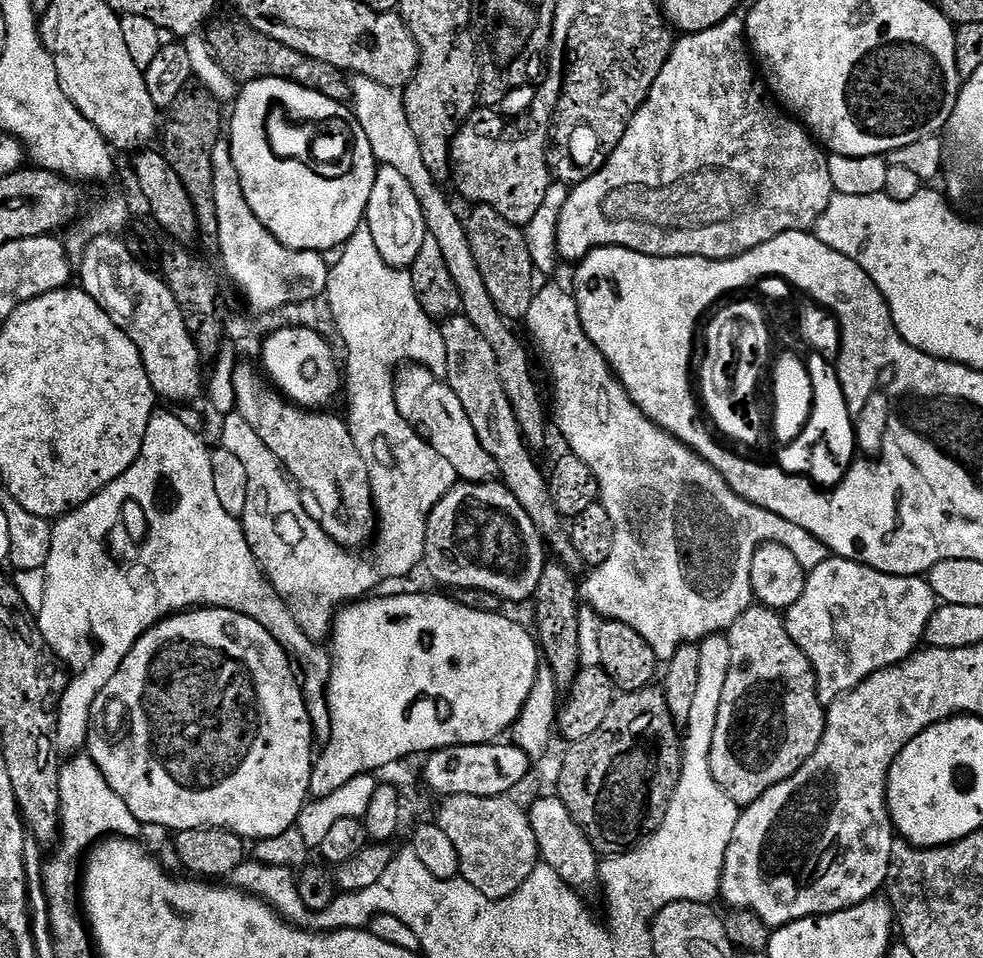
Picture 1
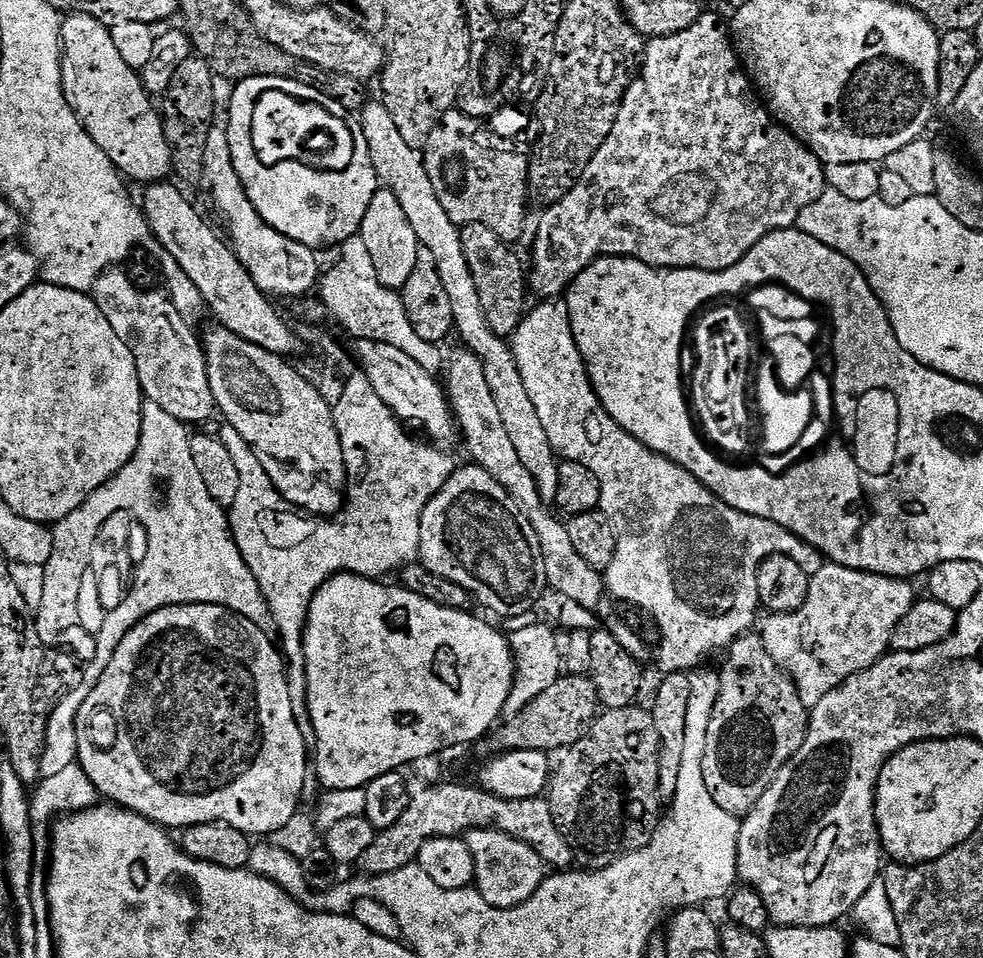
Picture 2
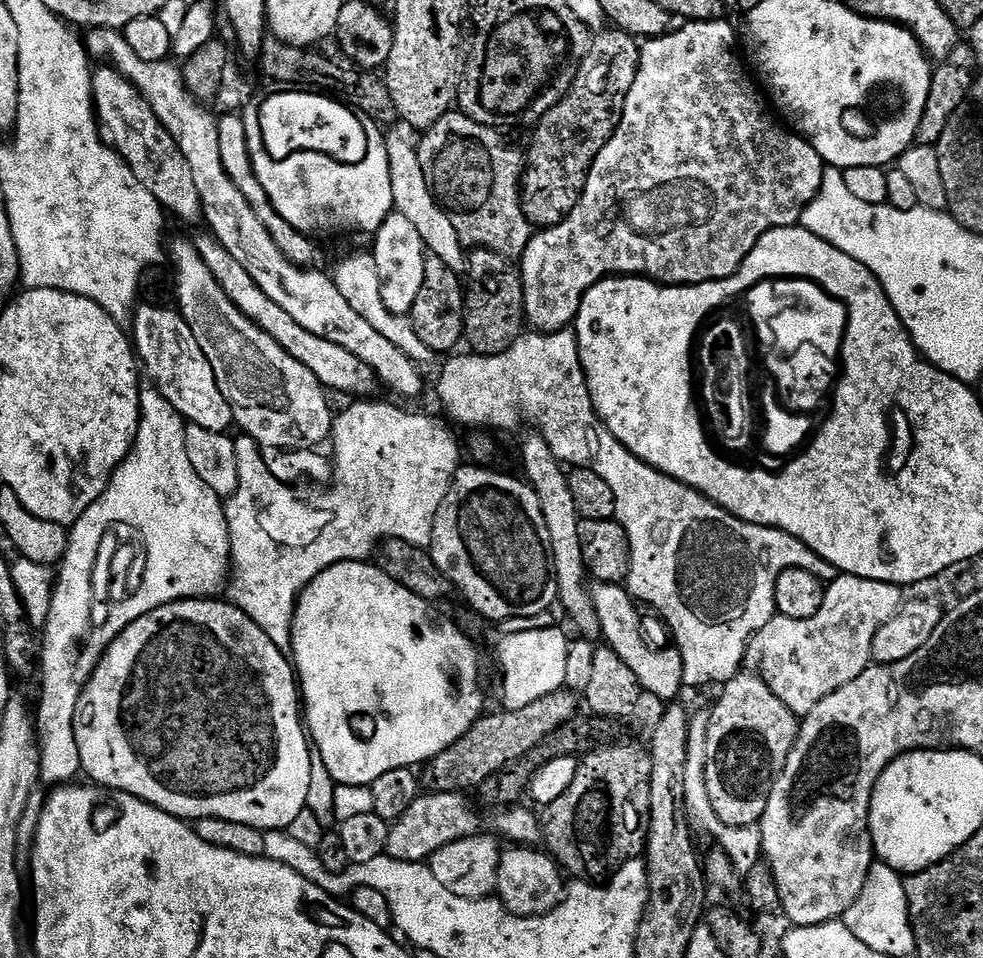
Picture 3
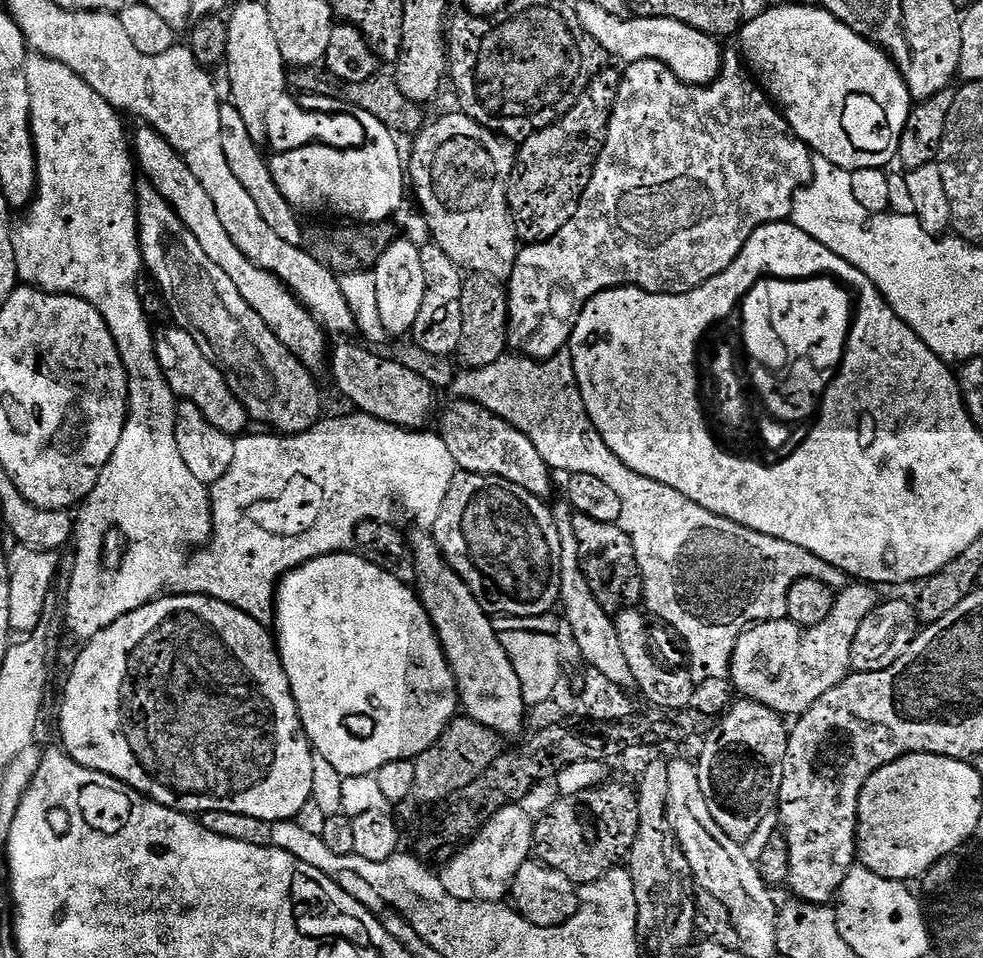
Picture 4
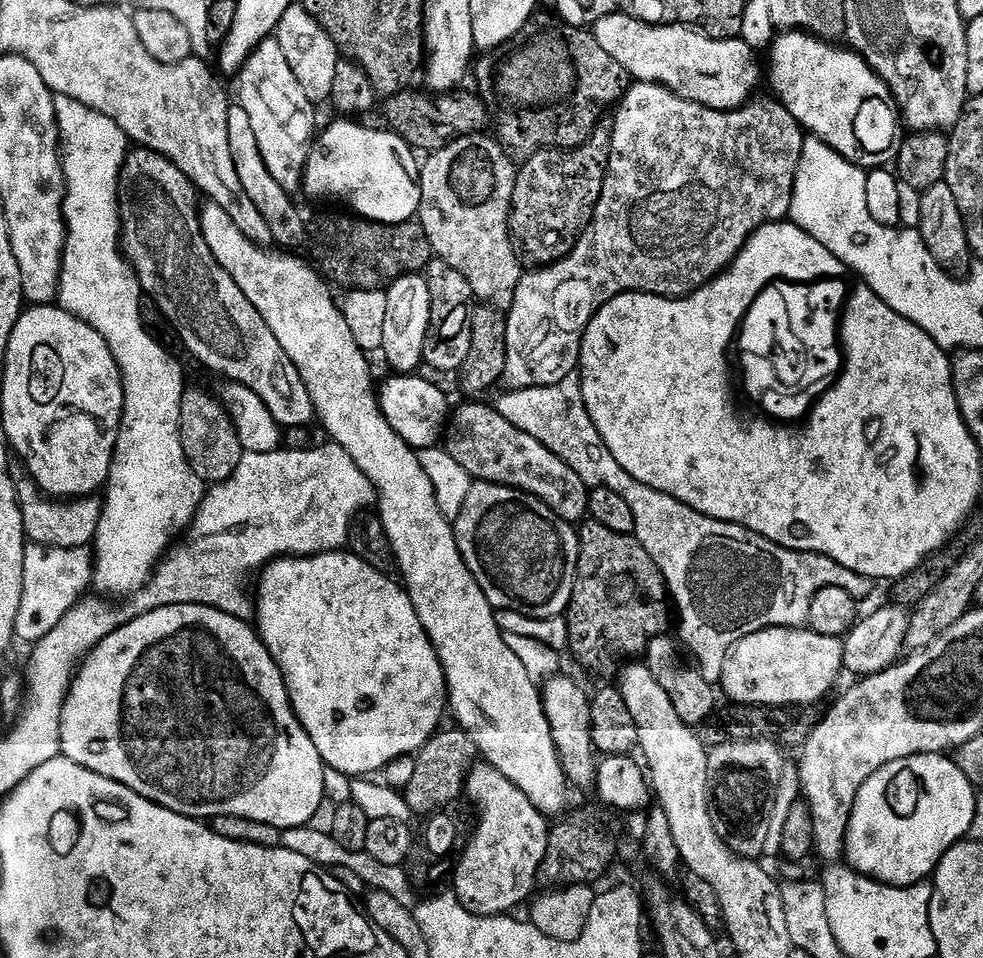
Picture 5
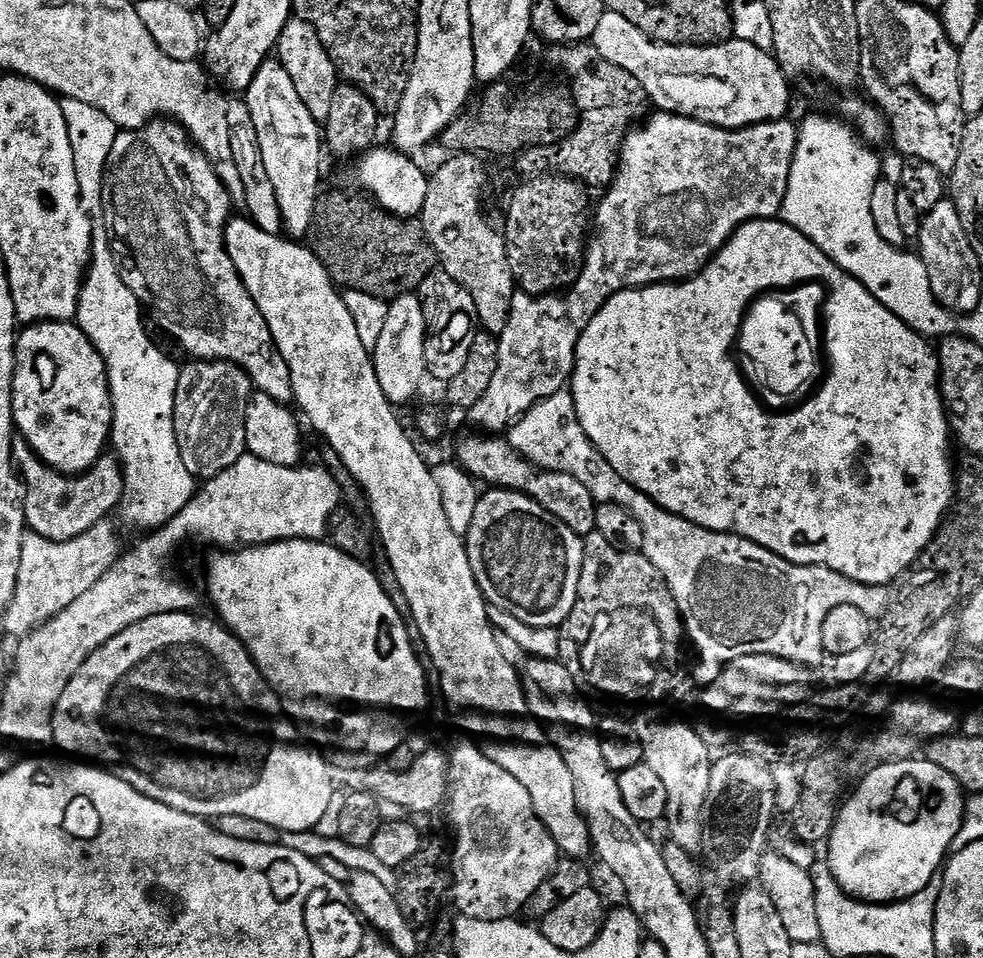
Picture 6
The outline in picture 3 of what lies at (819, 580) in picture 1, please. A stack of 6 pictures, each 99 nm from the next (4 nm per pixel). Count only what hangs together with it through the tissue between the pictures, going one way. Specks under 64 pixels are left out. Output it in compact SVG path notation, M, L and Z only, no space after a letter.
M837 575L827 585L824 593L824 605L818 614L809 620L799 620L789 616L775 615L762 630L757 632L748 642L746 664L755 670L770 686L772 693L784 703L798 718L803 718L822 702L834 690L854 682L858 674L862 674L873 663L872 647L876 635L882 626L899 614L902 607L901 589L895 584L867 580L857 576Z

